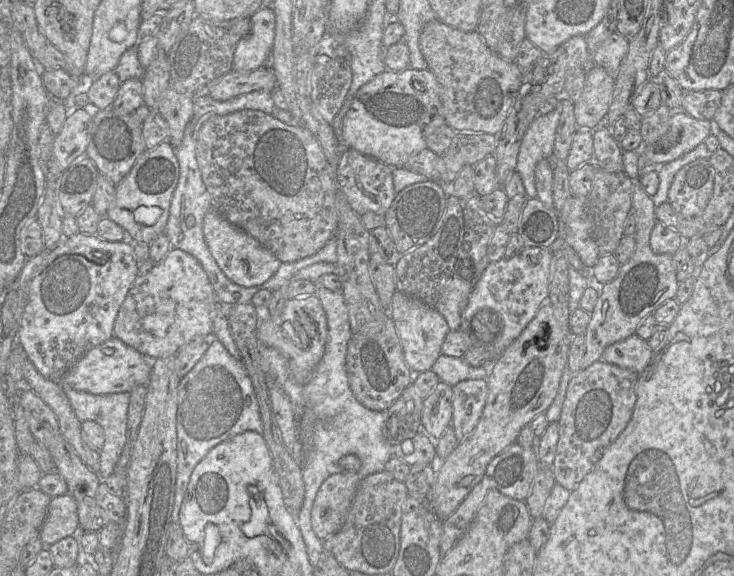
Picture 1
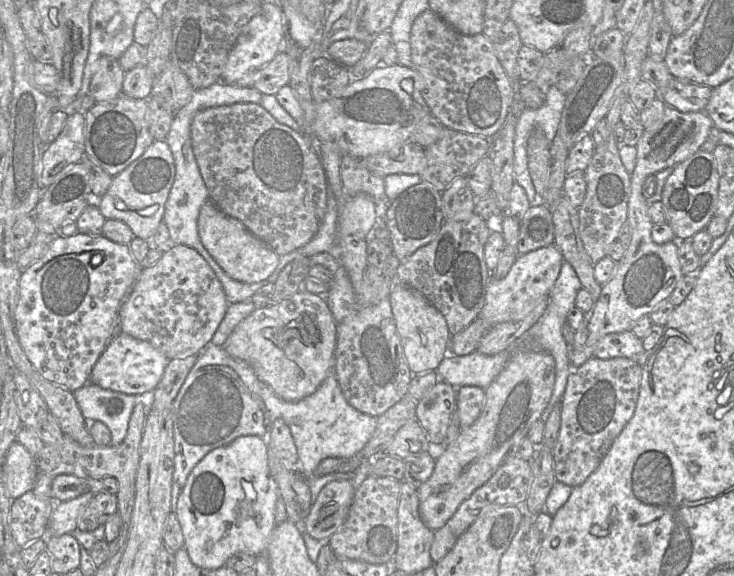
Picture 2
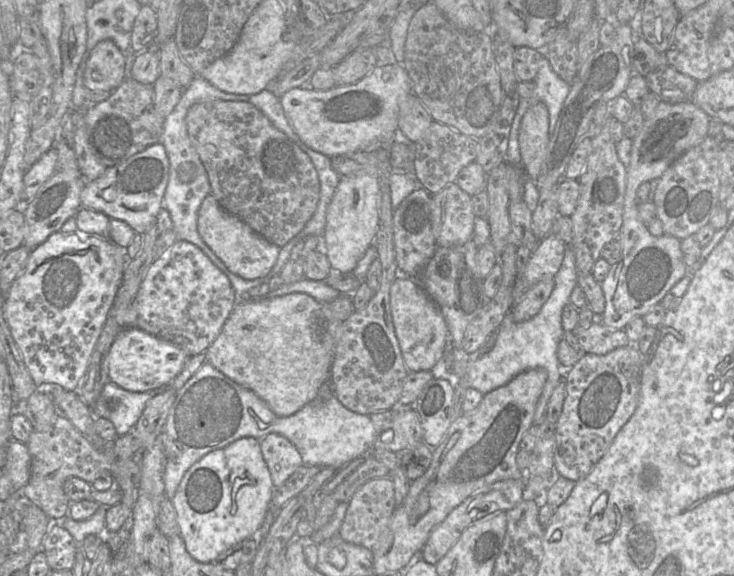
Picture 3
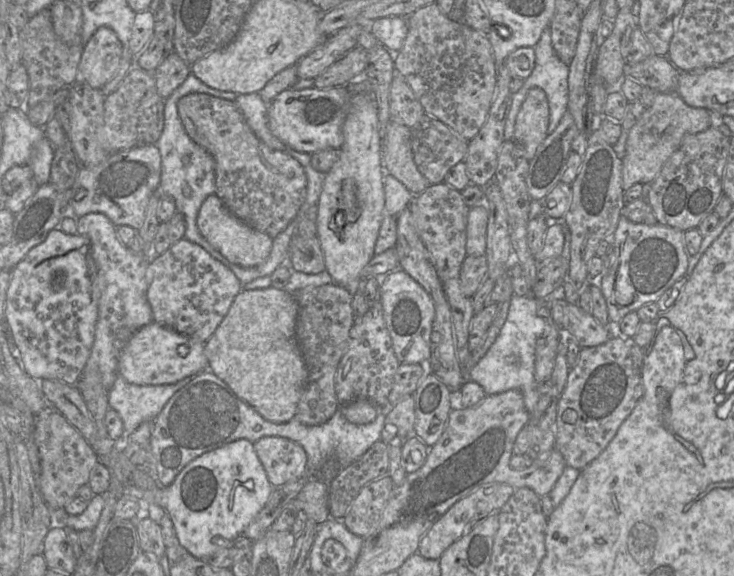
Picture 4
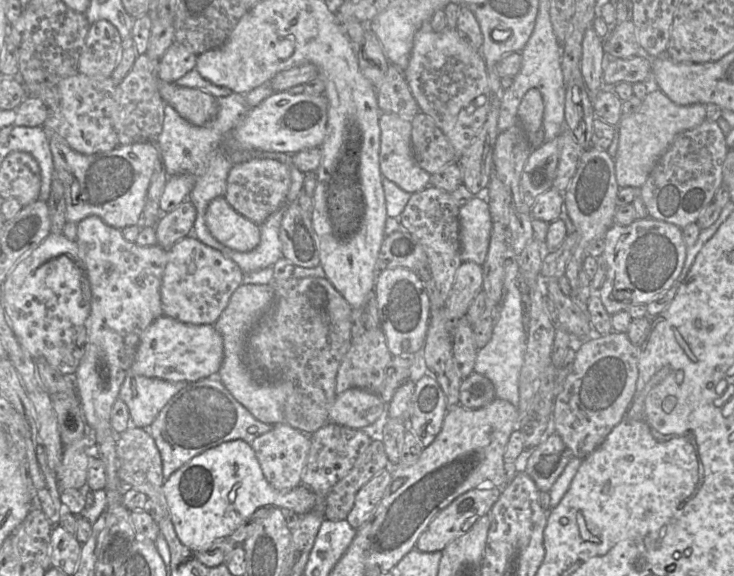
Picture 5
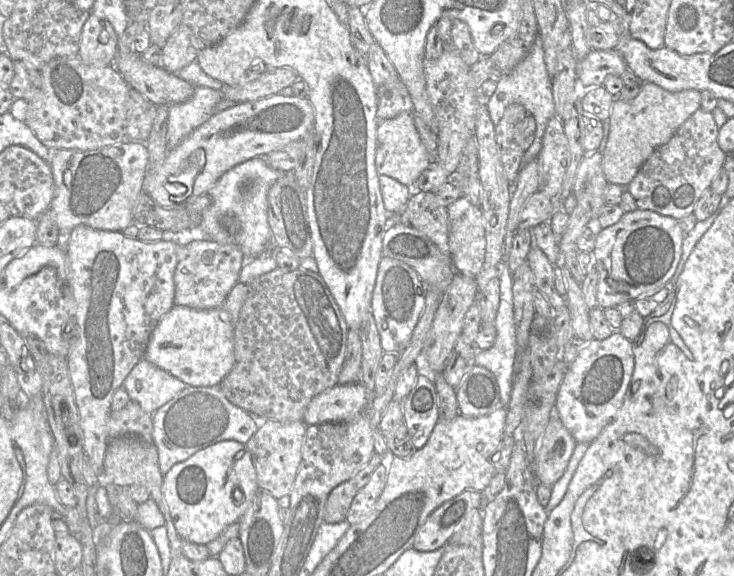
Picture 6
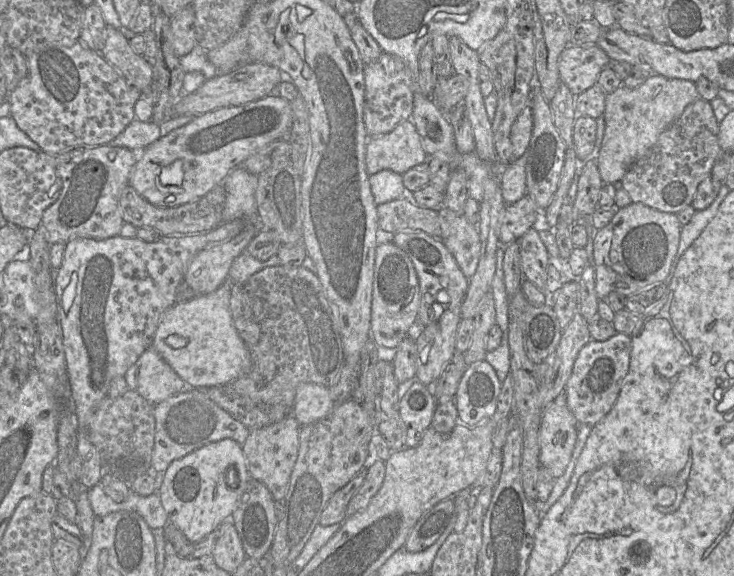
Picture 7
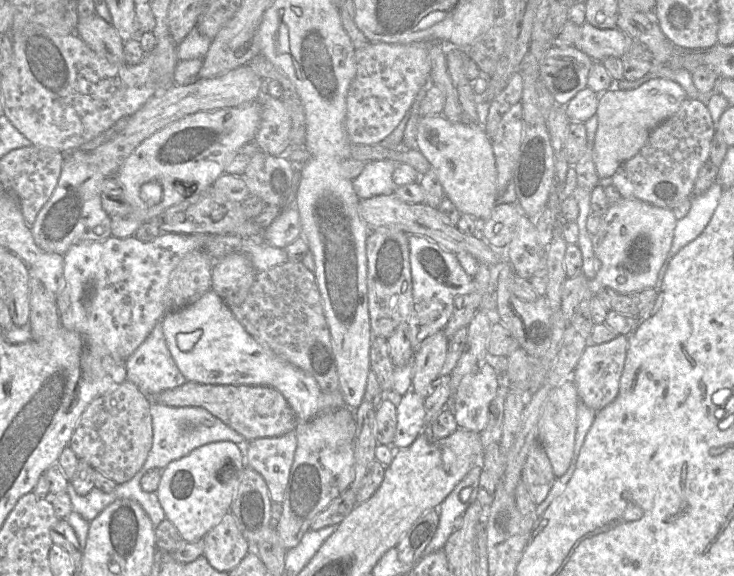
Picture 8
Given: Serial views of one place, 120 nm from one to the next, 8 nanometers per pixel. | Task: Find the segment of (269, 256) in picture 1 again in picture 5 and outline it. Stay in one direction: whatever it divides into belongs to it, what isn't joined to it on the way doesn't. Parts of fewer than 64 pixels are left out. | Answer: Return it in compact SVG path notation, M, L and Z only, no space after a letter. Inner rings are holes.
M224 197L209 203L205 223L211 235L232 250L249 252L260 242L259 225L236 212Z

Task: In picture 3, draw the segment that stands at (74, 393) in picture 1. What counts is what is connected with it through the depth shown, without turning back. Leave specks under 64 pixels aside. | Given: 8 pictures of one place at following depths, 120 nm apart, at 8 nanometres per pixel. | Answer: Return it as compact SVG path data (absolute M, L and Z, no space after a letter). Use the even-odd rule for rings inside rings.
M108 381L99 398L90 408L95 417L110 420L118 436L122 436L133 430L146 403L155 393L156 391L128 391Z

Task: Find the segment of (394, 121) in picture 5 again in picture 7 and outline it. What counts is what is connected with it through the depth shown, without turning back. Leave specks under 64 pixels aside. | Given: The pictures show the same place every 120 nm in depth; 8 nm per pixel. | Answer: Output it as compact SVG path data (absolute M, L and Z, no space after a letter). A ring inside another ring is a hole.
M406 120L391 132L369 138L366 147L366 169L369 175L391 170L400 175L425 163L429 156L412 120Z

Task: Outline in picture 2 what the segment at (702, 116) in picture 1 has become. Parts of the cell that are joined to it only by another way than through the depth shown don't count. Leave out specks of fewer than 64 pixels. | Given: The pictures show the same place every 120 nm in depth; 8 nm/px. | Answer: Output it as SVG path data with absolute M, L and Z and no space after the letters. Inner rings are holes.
M673 78L664 88L656 89L667 106L687 112L705 111L712 94L712 89L706 85L698 85Z

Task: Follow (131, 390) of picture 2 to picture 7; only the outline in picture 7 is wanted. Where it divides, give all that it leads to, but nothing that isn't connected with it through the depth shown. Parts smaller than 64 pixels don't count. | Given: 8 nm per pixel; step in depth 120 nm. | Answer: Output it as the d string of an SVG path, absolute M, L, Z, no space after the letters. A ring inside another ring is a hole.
M228 277L214 292L176 302L161 317L151 347L184 380L187 387L221 387L242 377L251 368L249 350L235 327L230 311L233 285Z

